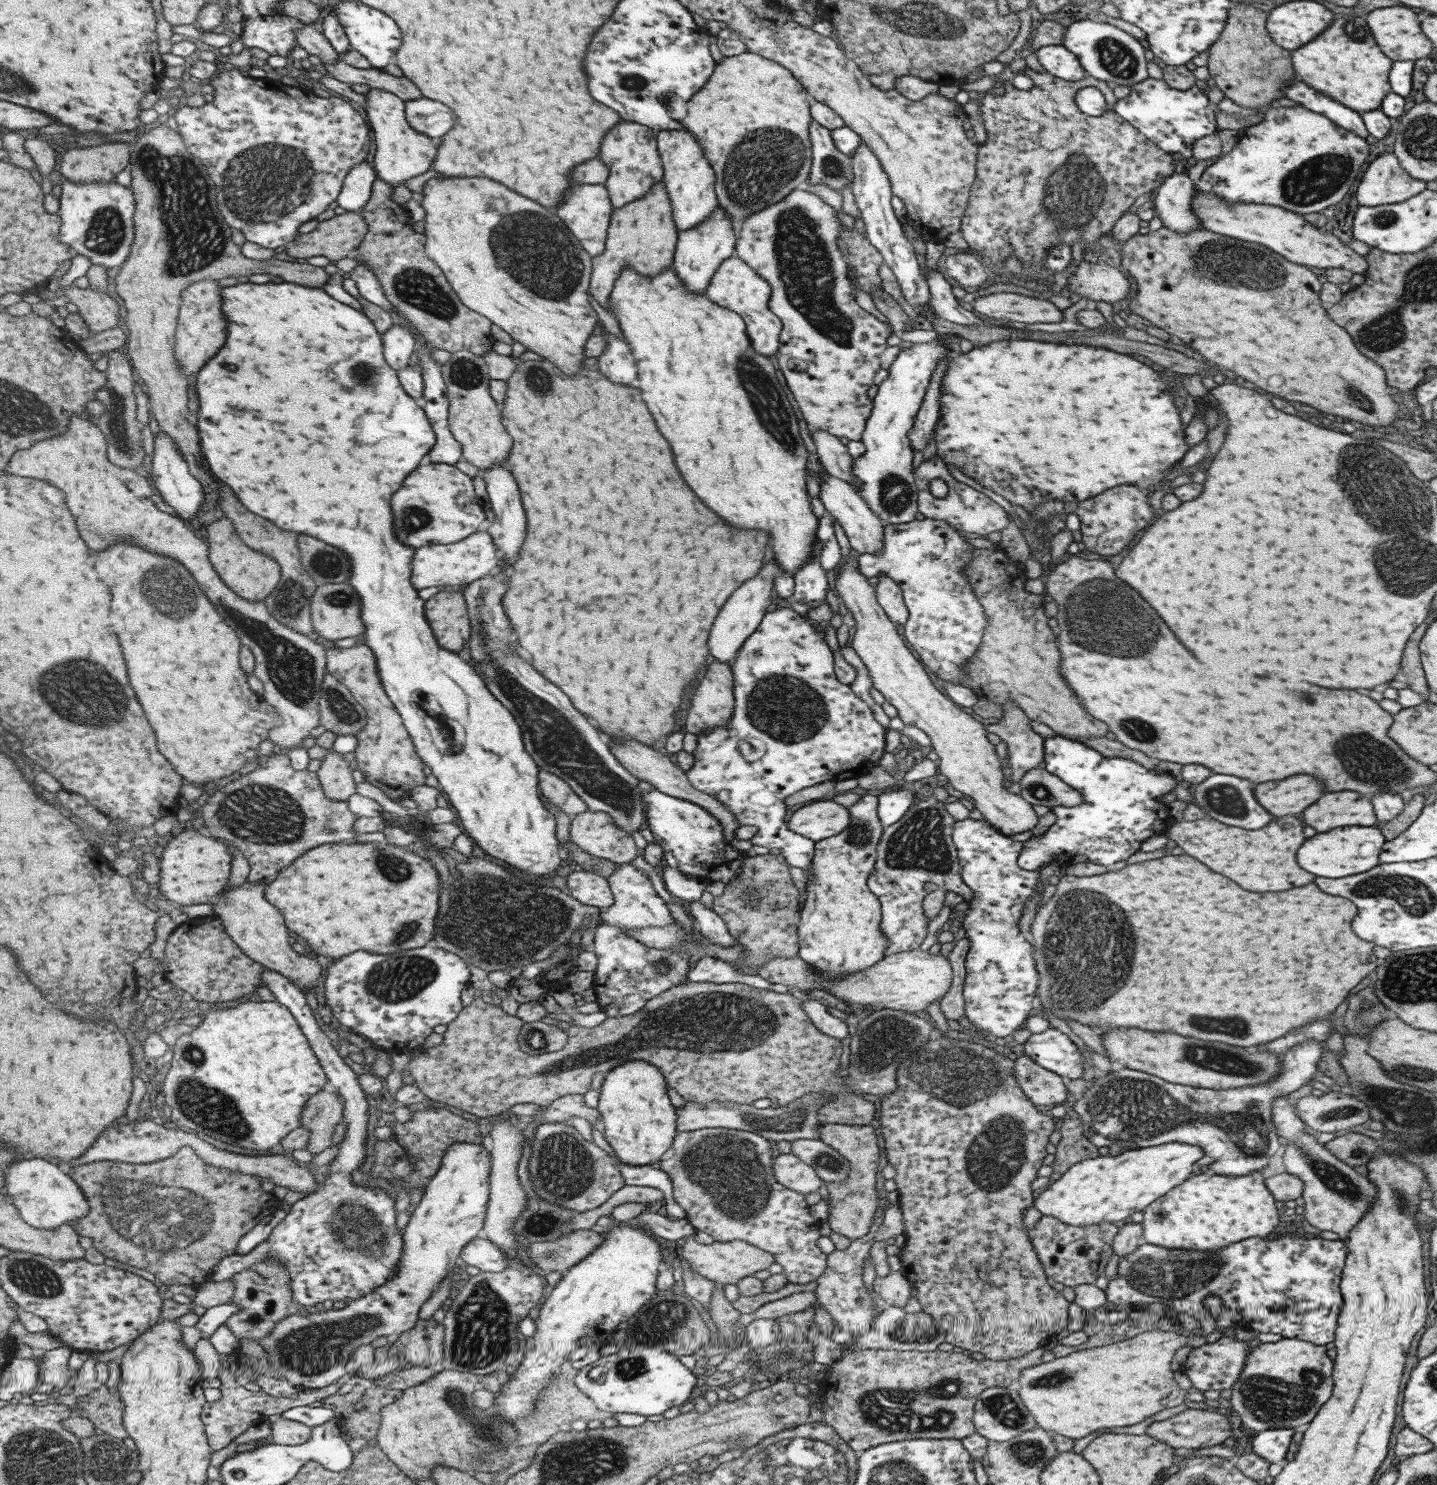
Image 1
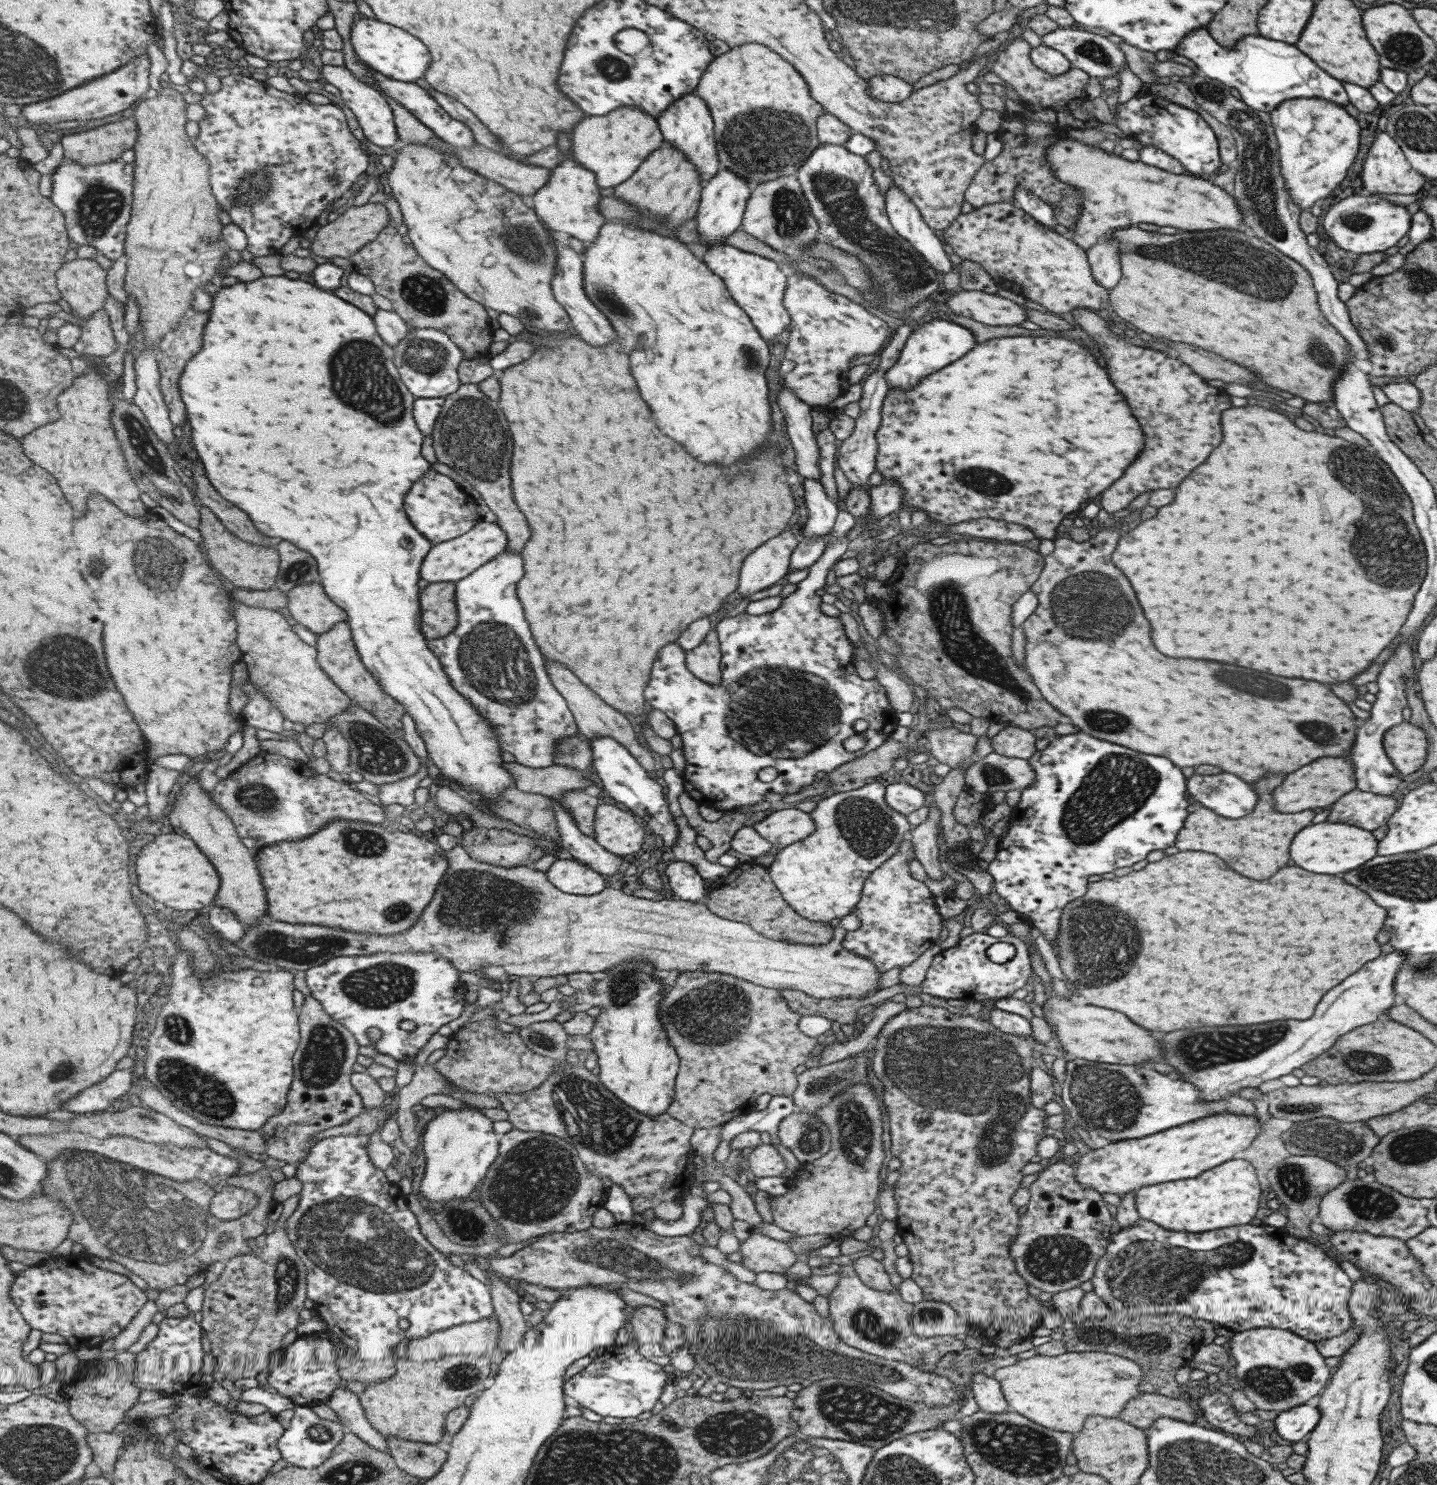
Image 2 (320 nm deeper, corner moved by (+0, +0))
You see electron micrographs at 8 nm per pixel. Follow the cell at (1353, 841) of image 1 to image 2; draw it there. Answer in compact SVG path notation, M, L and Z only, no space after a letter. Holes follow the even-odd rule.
M1319 822L1311 824L1307 828L1301 828L1289 846L1291 862L1303 870L1315 872L1315 874L1339 874L1357 868L1359 864L1367 862L1375 856L1375 838L1371 832L1365 832L1355 826L1347 824L1331 824L1331 822Z

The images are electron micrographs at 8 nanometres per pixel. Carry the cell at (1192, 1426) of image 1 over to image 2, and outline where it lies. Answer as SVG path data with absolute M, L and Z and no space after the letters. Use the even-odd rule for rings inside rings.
M1141 1393L1133 1400L1128 1400L1119 1412L1119 1419L1135 1428L1145 1430L1155 1419L1159 1417L1171 1417L1173 1420L1198 1424L1193 1420L1194 1414L1200 1414L1196 1405L1185 1401L1173 1399L1161 1394Z

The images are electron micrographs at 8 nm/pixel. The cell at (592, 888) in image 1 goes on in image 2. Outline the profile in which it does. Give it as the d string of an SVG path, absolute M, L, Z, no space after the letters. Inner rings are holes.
M556 859L547 869L550 881L567 894L594 895L610 884L602 873L575 859Z

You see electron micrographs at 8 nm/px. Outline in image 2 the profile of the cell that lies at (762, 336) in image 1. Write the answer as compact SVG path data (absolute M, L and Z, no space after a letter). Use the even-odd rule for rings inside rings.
M725 243L710 246L701 261L709 272L715 273L724 282L730 297L739 308L743 309L756 328L758 336L765 342L775 338L790 324L790 316L782 305L783 293L787 285L787 272L775 262Z

